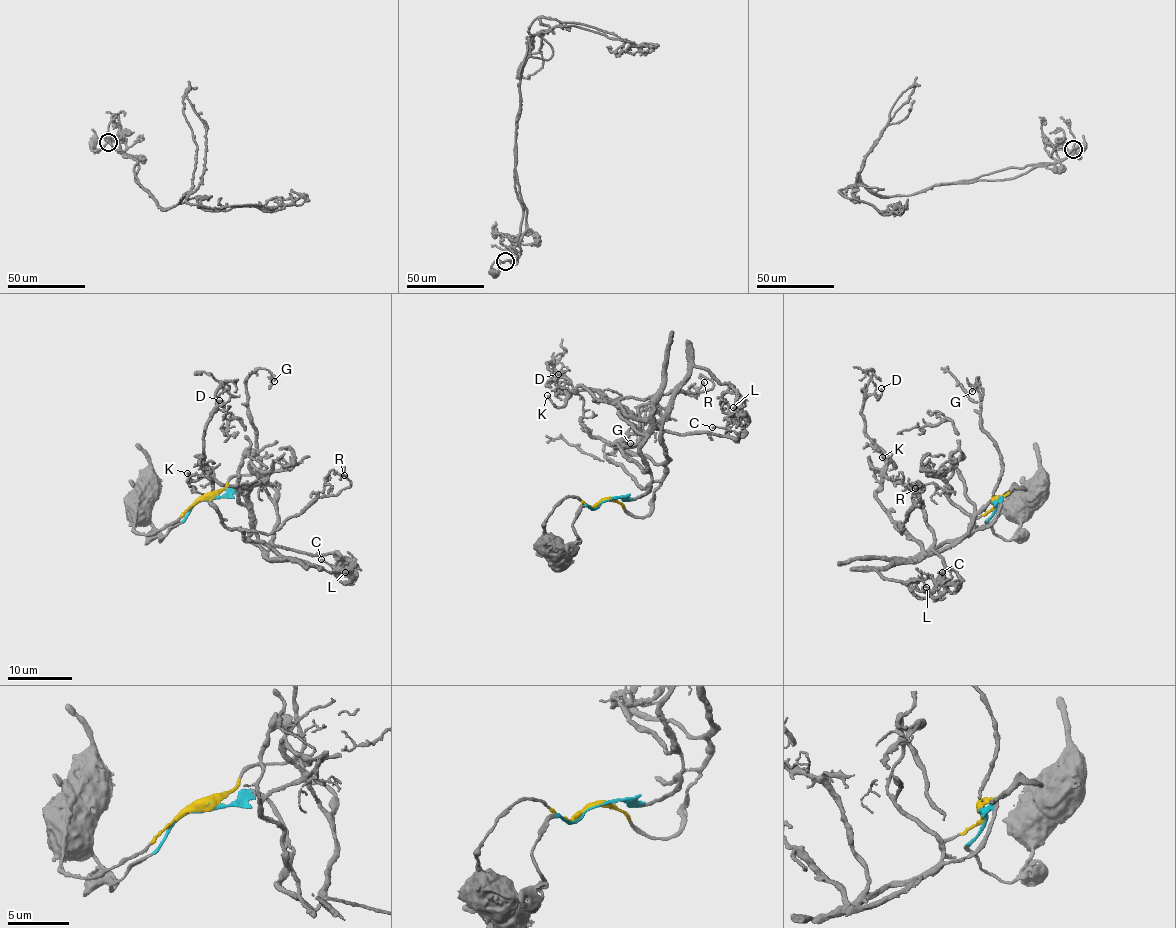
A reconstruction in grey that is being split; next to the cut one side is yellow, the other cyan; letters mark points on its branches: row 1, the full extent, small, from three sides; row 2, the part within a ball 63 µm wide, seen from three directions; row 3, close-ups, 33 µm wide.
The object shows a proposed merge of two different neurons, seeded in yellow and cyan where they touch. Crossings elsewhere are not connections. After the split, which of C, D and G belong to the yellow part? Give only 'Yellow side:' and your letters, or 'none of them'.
Yellow side: G

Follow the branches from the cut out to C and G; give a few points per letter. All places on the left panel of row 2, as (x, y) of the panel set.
C: (204, 498), (240, 492), (256, 520), (248, 540), (266, 549), (332, 553), (341, 562), (339, 576), (320, 558)
G: (204, 498), (219, 493), (236, 475), (254, 472), (269, 484), (259, 474), (246, 381), (261, 369), (274, 381)

